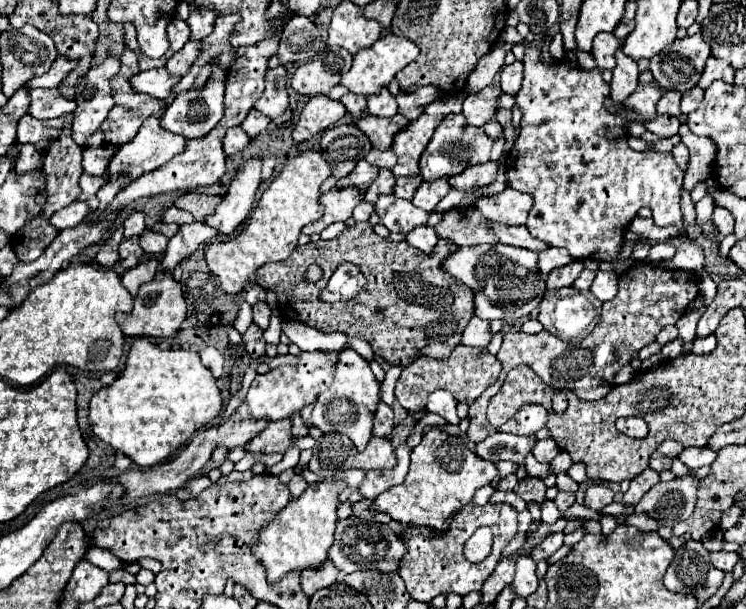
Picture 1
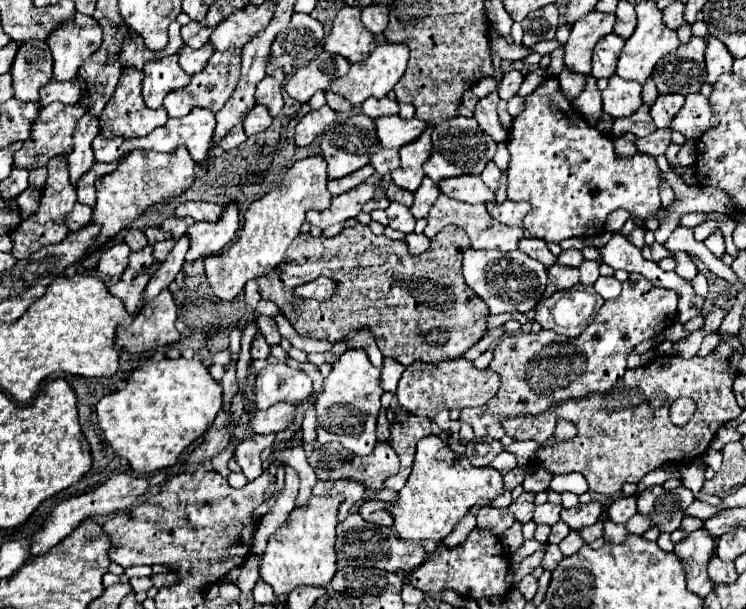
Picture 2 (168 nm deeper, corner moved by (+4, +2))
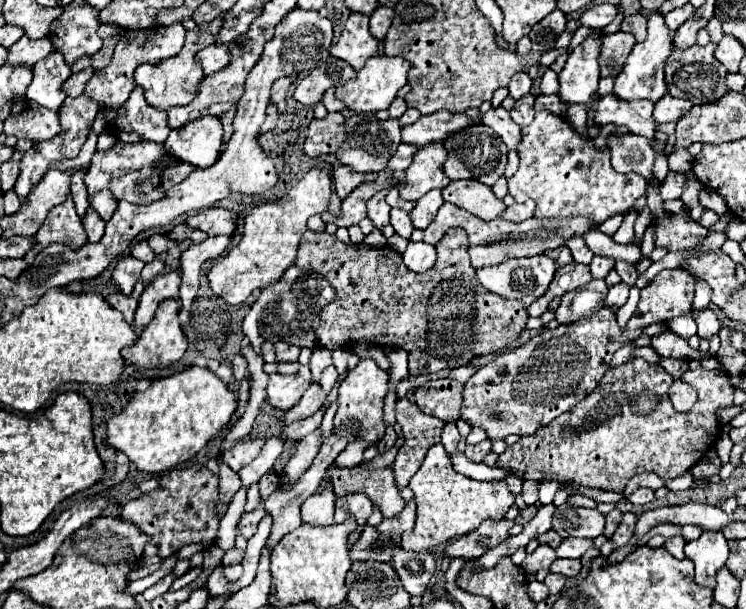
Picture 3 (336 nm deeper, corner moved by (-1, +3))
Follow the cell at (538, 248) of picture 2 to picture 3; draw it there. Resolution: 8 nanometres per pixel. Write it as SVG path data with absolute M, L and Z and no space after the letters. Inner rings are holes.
M564 246L564 248L554 248L554 250L546 250L544 252L546 256L550 256L550 258L554 258L560 266L564 266L564 264L568 264L568 262L572 262L572 254L570 254L570 250Z

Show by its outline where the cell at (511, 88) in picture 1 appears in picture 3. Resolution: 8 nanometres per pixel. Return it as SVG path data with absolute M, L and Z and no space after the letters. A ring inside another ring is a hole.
M516 72L512 78L510 78L510 84L508 84L508 90L510 90L510 96L514 100L520 100L524 94L528 94L532 88L532 78L528 76L528 72Z

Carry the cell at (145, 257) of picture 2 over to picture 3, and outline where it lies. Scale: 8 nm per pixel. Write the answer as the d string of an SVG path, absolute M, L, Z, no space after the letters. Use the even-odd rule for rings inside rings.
M156 256L152 262L148 262L148 264L144 266L144 270L142 270L142 280L144 280L144 282L152 282L162 270L164 270L164 260L162 260L162 256Z

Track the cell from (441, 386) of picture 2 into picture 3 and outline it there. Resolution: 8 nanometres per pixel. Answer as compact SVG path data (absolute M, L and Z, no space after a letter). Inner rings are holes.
M450 378L428 380L414 390L414 400L424 414L432 414L444 422L458 420L462 408L464 384Z

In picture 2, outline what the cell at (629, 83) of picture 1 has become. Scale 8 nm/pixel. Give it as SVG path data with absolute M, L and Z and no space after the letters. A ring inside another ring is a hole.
M619 75L609 77L609 85L603 91L603 113L613 119L631 117L641 107L641 85L625 81Z

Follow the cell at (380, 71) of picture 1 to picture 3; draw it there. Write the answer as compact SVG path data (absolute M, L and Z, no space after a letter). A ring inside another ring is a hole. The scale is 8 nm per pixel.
M372 56L362 70L358 70L356 78L340 84L336 88L336 98L342 100L354 112L376 112L386 110L390 102L396 98L396 92L406 84L406 76L410 72L410 64L404 58L390 56Z

